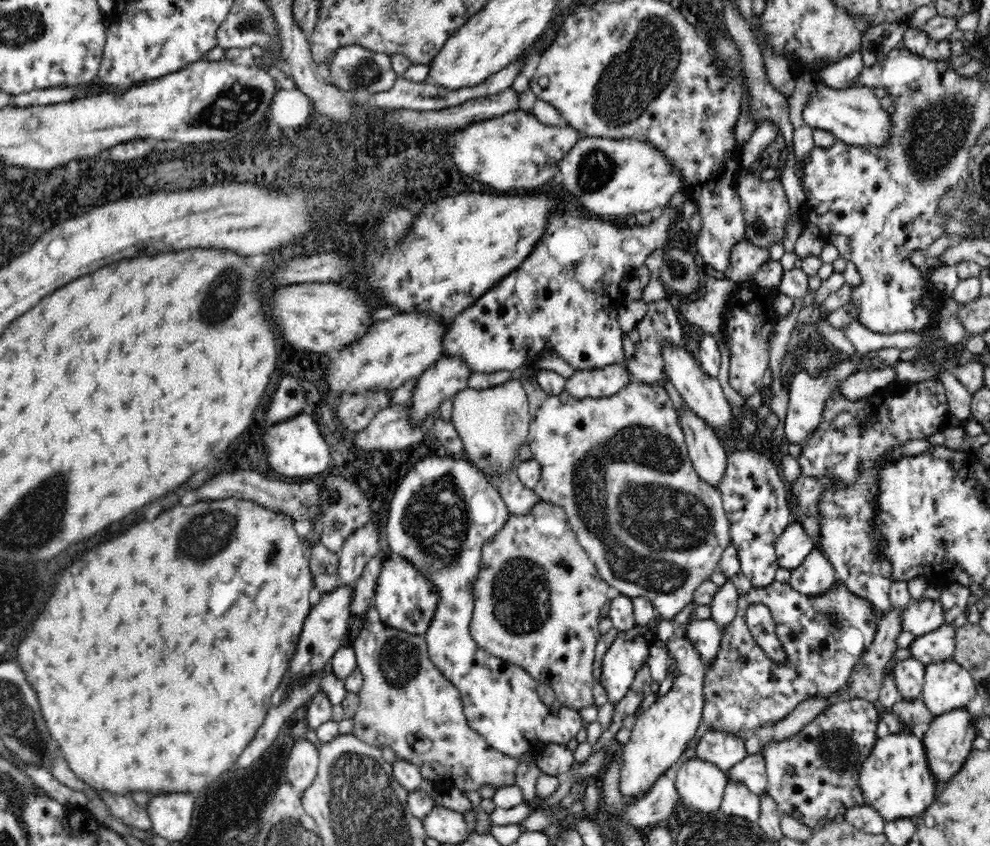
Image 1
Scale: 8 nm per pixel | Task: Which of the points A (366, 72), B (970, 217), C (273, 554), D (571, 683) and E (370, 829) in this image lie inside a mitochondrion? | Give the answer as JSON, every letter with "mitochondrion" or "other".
{"A":"mitochondrion","B":"mitochondrion","C":"mitochondrion","D":"other","E":"mitochondrion"}

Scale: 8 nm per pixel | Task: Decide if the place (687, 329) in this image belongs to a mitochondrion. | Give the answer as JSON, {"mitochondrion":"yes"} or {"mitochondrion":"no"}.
{"mitochondrion":"no"}

